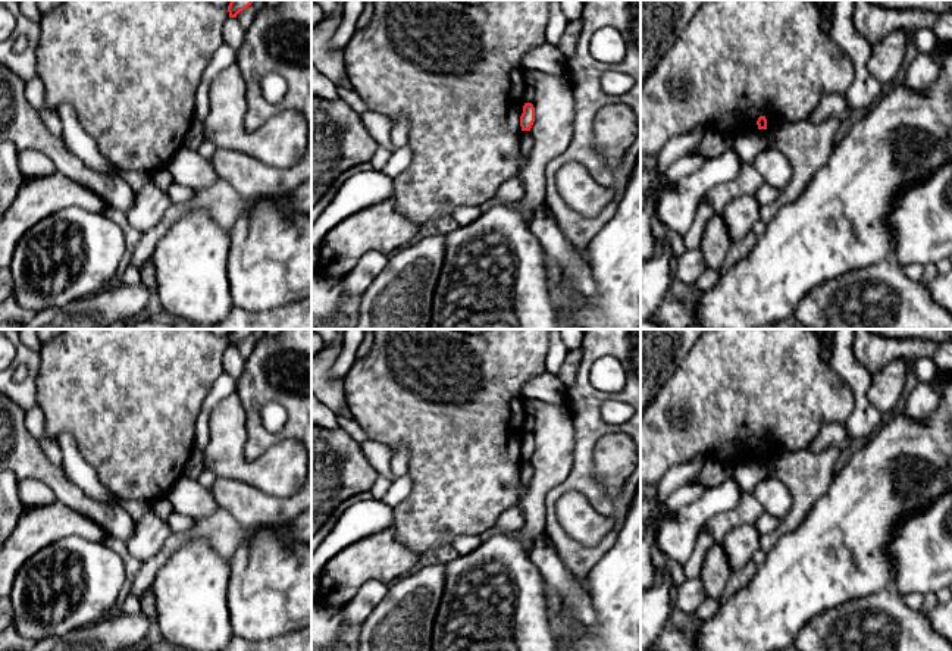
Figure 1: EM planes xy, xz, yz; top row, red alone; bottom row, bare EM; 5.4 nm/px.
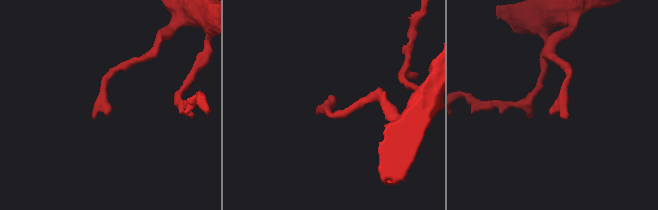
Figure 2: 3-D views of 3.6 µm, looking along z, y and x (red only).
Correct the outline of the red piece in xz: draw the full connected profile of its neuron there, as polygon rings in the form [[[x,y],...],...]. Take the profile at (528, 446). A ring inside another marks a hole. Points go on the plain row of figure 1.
[[[524,432],[523,442],[520,445],[522,460],[530,460],[533,451],[535,451],[535,436],[532,432]]]

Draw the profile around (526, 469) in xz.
[[[523,460],[520,464],[520,498],[519,501],[523,498],[524,492],[527,491],[533,472],[535,470],[533,470],[532,463],[529,460]]]

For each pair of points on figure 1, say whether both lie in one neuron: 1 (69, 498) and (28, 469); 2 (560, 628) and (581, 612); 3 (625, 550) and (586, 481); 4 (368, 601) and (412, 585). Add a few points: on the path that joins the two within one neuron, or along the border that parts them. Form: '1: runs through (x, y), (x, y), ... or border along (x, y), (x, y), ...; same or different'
1: runs through (62, 488), (43, 469), (38, 469); same
2: border along (561, 603), (583, 623); different
3: border along (625, 518), (616, 541), (597, 563); different
4: border along (390, 585), (384, 598), (362, 622); different

